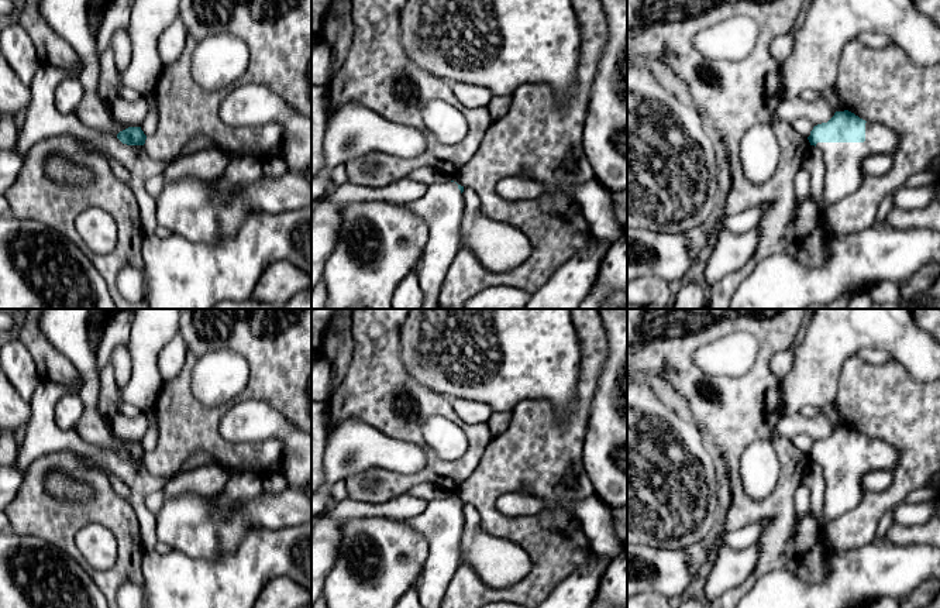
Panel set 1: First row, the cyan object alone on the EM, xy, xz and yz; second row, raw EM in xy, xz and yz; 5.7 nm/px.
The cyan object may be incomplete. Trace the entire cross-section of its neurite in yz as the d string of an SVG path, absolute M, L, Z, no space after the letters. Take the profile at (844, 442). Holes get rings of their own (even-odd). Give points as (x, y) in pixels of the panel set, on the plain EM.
M836 427L827 437L813 443L810 461L823 468L823 518L836 519L853 511L867 494L862 477L874 470L892 471L899 453L886 442L860 434L854 429Z

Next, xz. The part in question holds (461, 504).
M454 497L437 498L420 515L404 521L428 543L428 557L417 583L423 608L441 608L450 581L461 566L462 508L464 502Z

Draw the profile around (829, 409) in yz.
M834 402L826 403L823 408L813 408L813 406L806 406L800 412L800 415L805 416L817 416L817 415L824 415L834 427L844 427L847 426L844 418L840 415L837 408L834 406Z

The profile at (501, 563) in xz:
M464 502L462 513L461 564L471 566L486 585L497 590L524 578L531 569L528 554L510 540L488 535L472 504Z

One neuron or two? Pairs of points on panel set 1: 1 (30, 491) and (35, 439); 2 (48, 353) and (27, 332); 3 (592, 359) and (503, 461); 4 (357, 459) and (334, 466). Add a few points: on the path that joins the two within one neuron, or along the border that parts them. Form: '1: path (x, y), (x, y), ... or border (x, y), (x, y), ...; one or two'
1: border (64, 449), (38, 456), (24, 470); two
2: path (42, 347), (33, 337); one
3: path (585, 392), (577, 421), (543, 454), (537, 454); one
4: path (351, 459), (340, 461); one

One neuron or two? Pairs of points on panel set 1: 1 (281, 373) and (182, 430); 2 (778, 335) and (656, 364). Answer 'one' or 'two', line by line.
1: one
2: one

